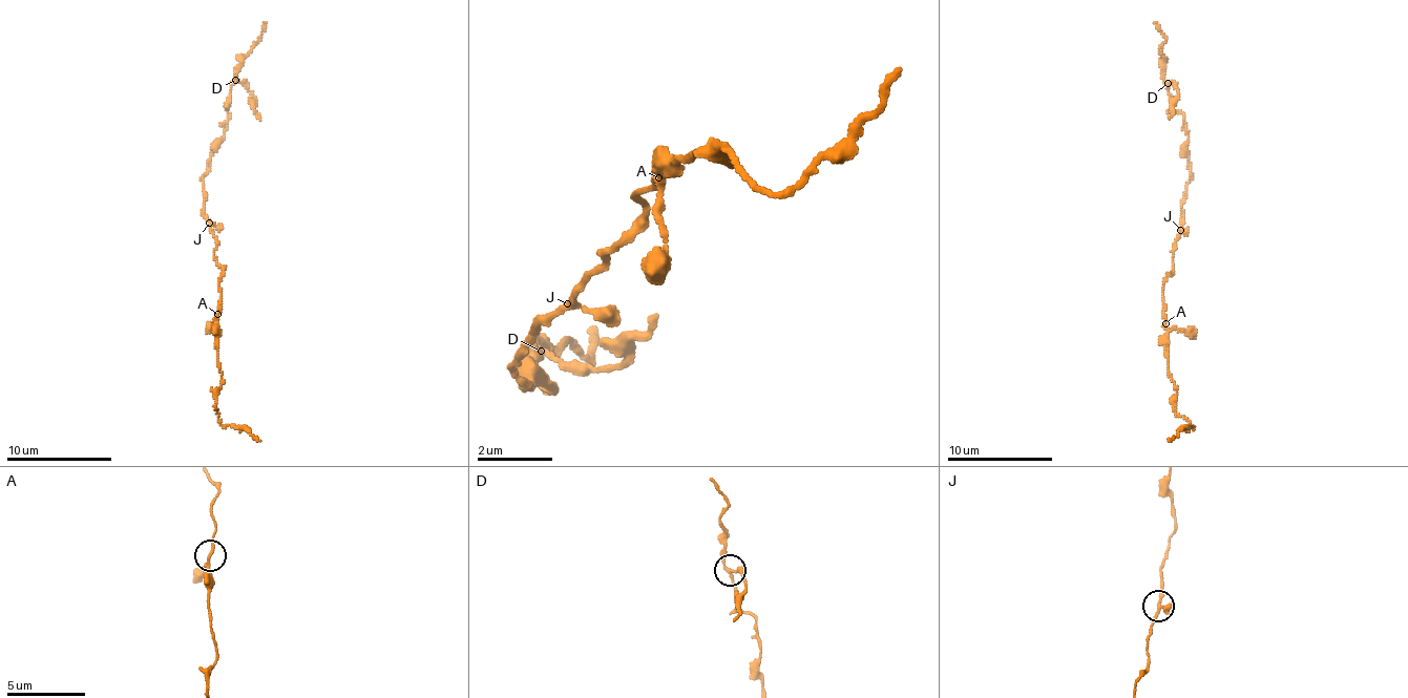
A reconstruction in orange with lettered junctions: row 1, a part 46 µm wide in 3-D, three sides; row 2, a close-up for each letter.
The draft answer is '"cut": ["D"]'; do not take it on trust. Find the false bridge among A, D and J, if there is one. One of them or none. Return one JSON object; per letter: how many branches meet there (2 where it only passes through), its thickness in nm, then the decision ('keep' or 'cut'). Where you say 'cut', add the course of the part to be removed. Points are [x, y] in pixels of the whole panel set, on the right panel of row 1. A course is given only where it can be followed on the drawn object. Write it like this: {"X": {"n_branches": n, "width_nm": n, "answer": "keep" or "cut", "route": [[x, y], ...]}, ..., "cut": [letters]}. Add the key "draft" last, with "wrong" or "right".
{"A": {"n_branches": 3, "width_nm": 160, "answer": "keep"}, "D": {"n_branches": 3, "width_nm": 170, "answer": "cut", "route": [[1167, 83], [1178, 94], [1169, 119]]}, "J": {"n_branches": 3, "width_nm": 170, "answer": "keep"}, "cut": ["D"], "draft": "right"}

